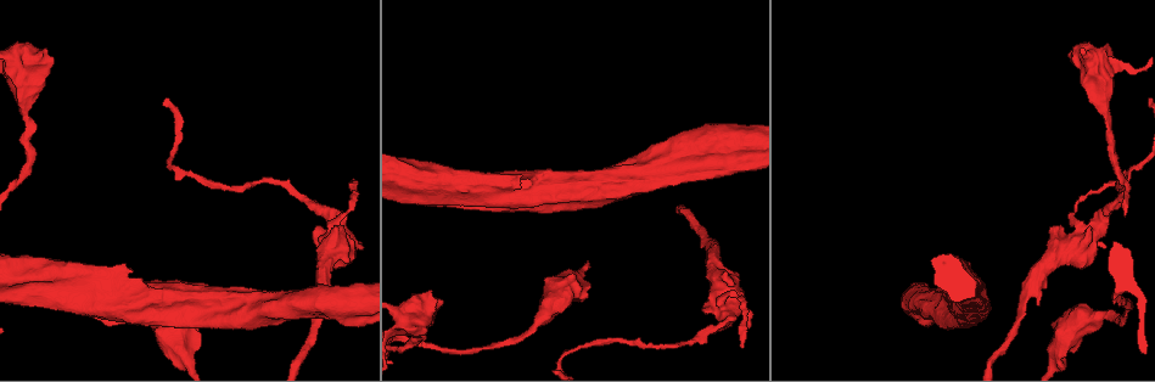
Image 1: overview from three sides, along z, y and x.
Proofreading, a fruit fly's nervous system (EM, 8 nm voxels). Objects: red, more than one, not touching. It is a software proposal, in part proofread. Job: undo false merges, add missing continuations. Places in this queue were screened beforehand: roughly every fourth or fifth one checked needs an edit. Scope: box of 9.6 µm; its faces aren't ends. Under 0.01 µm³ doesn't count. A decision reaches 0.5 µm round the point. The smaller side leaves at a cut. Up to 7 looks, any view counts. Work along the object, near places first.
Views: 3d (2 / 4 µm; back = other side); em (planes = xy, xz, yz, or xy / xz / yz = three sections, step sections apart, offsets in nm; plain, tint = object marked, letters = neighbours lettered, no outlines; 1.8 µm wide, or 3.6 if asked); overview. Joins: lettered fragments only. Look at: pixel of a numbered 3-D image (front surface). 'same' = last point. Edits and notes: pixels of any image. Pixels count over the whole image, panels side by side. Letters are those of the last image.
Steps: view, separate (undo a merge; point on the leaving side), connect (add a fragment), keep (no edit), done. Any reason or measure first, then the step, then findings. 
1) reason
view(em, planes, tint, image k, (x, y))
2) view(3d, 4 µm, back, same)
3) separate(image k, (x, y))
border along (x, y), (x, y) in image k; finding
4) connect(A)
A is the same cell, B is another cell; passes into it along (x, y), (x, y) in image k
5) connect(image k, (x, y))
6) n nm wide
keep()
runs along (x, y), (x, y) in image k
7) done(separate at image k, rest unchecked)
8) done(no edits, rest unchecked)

abrupt turn
view(em, 3.6 µm, xz, step 16, plain, image 1, (408, 190))

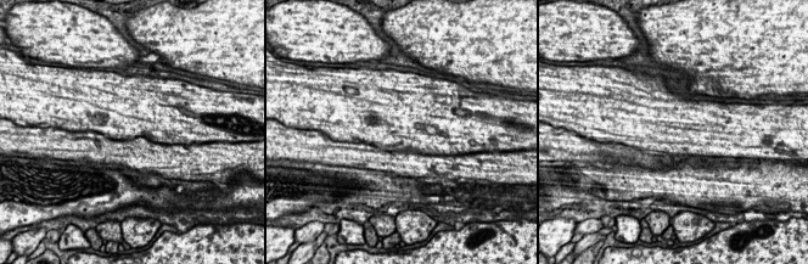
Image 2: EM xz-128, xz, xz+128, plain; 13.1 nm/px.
where the object lies
view(em, 3.6 µm, xz, step 16, tint, same)

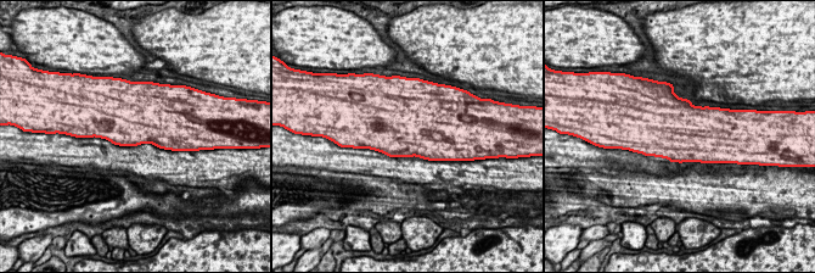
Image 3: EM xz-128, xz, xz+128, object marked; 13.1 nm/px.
see the neighbours
view(em, 3.6 µm, xz, step 16, letters, same)

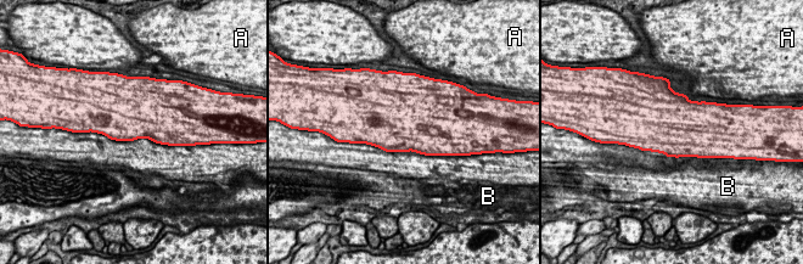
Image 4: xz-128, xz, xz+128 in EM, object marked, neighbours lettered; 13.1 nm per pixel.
keep()
A and B are other cells; border along (673, 156), (707, 158) in image 4; all the same cell

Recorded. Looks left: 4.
thick turns thin
view(3d, 2 µm, back, image 1, (1029, 287))

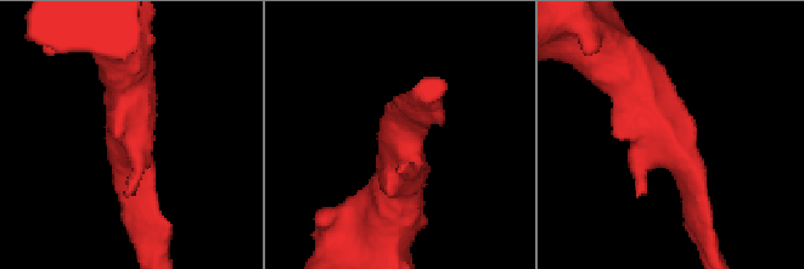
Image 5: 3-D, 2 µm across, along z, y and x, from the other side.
view(em, planes, tint, image 5, (667, 144))

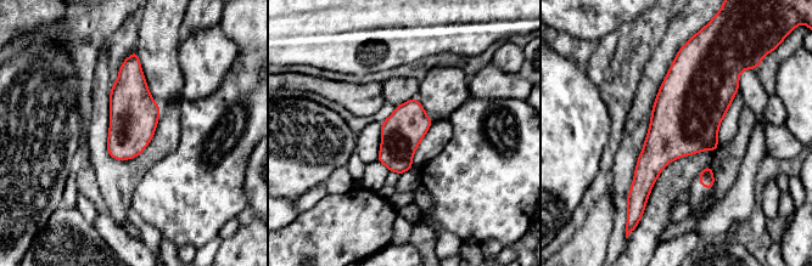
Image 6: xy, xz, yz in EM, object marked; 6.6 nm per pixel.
view(em, planes, letters, same)

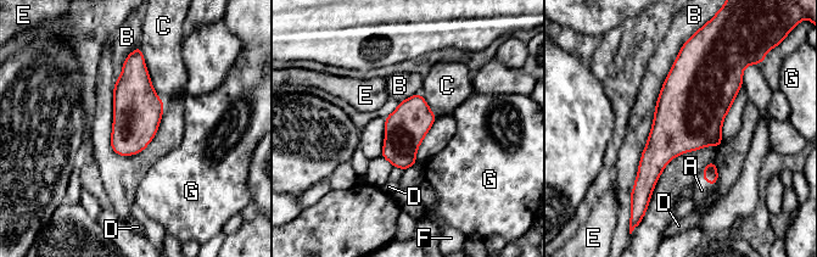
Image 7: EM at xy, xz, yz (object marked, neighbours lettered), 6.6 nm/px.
connect(A)
A is the same cell, B, C, D, E, F and G are other cells; passes into it along (710, 173), (704, 180), (701, 190) in image 7; it goes on there

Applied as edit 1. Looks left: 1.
thick turns thin
view(em, 3.6 µm, planes, letters, image 1, (1099, 58))

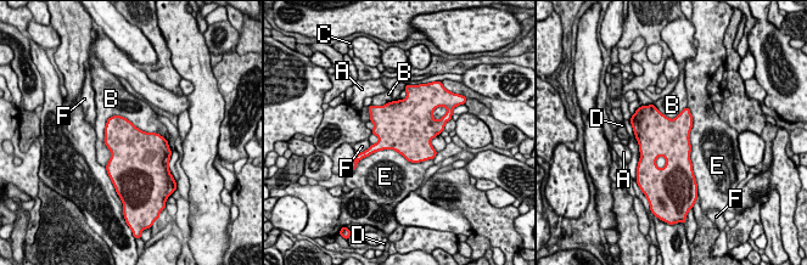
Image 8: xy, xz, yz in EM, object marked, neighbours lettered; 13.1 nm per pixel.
keep()
A, B, C, D, E and F are other cells; border along (167, 141), (111, 116), (105, 167) in image 8; continuous, no second cell

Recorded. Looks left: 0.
done(connect at image 7, rest unchecked)

